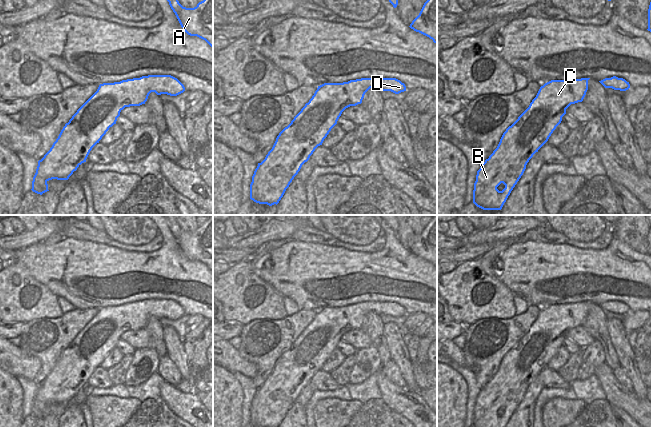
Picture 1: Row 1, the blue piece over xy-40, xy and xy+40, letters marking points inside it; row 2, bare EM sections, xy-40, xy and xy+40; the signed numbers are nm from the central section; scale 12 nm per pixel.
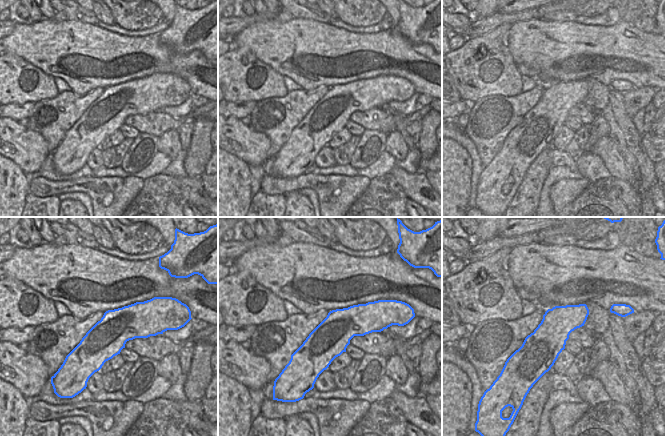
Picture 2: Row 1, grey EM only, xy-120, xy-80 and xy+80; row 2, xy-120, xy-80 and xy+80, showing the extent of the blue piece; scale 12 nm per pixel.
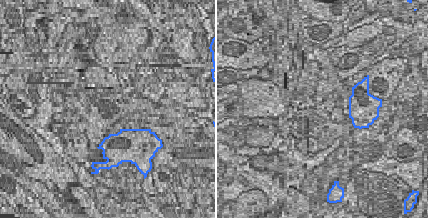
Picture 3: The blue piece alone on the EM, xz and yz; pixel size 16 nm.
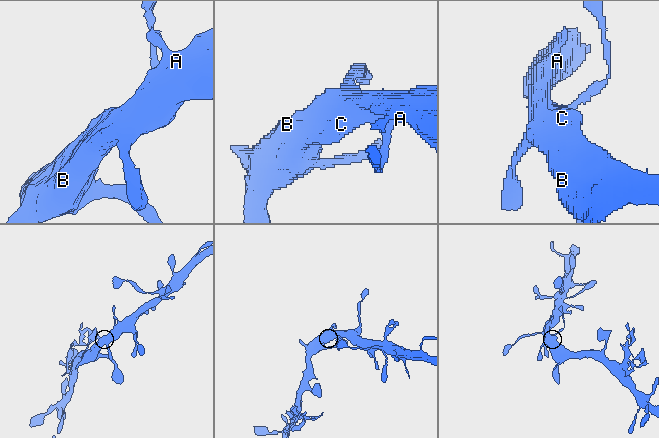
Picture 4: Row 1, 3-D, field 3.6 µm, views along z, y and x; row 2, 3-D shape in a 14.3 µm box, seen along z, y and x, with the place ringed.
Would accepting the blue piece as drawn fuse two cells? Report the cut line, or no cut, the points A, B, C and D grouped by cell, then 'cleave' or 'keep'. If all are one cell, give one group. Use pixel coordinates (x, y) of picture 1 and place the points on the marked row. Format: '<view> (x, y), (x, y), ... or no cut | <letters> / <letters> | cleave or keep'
no cut | A B C D | keep

